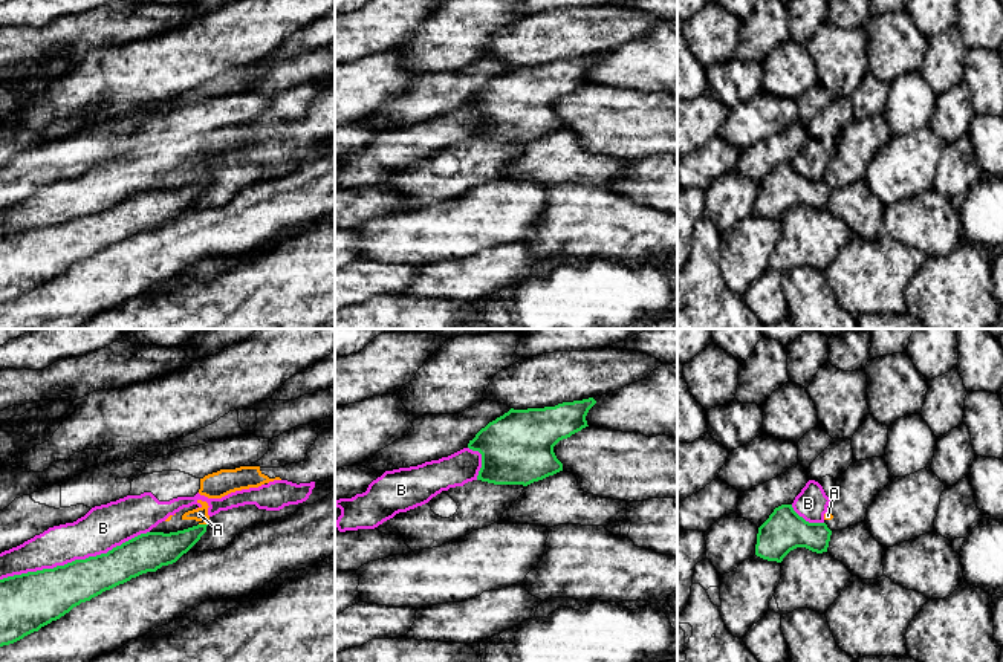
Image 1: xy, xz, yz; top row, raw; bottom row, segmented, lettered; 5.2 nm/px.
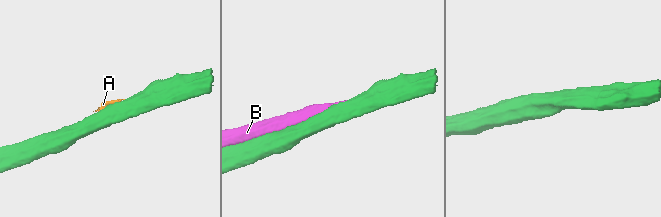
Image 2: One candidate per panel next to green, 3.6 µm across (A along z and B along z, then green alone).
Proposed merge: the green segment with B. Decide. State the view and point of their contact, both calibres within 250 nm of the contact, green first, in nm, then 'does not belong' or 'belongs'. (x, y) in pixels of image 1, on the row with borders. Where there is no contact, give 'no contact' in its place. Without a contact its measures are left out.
contact xy (75, 560); calibres 280 and 240 nm; does not belong

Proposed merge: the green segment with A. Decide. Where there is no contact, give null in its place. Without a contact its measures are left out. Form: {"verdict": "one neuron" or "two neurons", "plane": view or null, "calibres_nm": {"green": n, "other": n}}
{"verdict": "two neurons", "plane": "xy", "calibres_nm": {"green": 170, "other": 70}}

